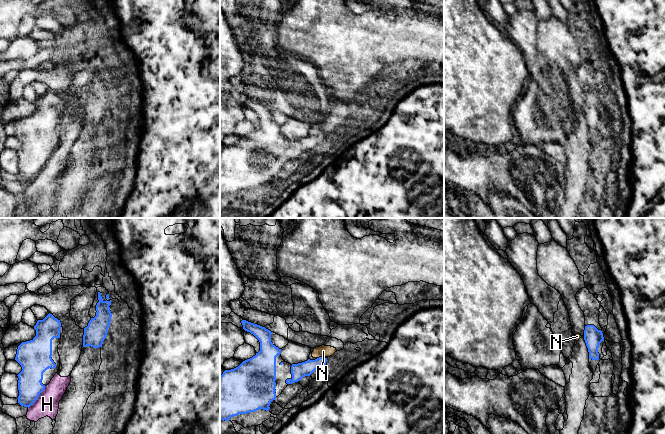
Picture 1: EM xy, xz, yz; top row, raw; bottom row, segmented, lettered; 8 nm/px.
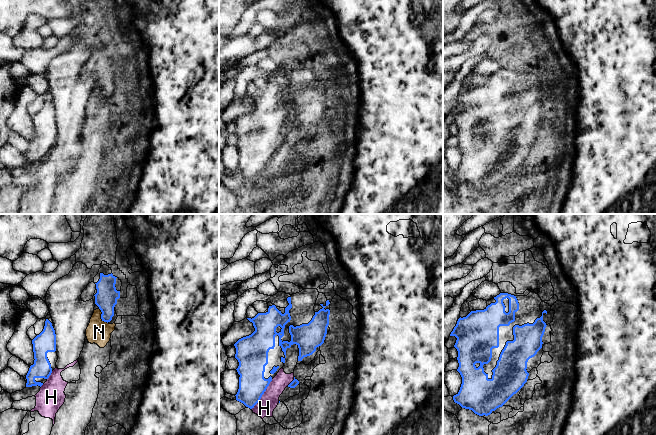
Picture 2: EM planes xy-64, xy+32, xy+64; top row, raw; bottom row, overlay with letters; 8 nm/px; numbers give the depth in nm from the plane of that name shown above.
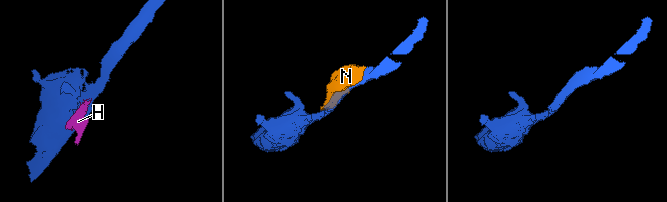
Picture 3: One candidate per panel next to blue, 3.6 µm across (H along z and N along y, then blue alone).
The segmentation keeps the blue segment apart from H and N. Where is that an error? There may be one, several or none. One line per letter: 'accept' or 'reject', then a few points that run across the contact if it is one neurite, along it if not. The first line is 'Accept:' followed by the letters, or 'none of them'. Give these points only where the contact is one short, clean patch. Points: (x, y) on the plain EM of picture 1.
Accept: none of them
H: reject; line xy (46, 162), (28, 184)
N: reject

